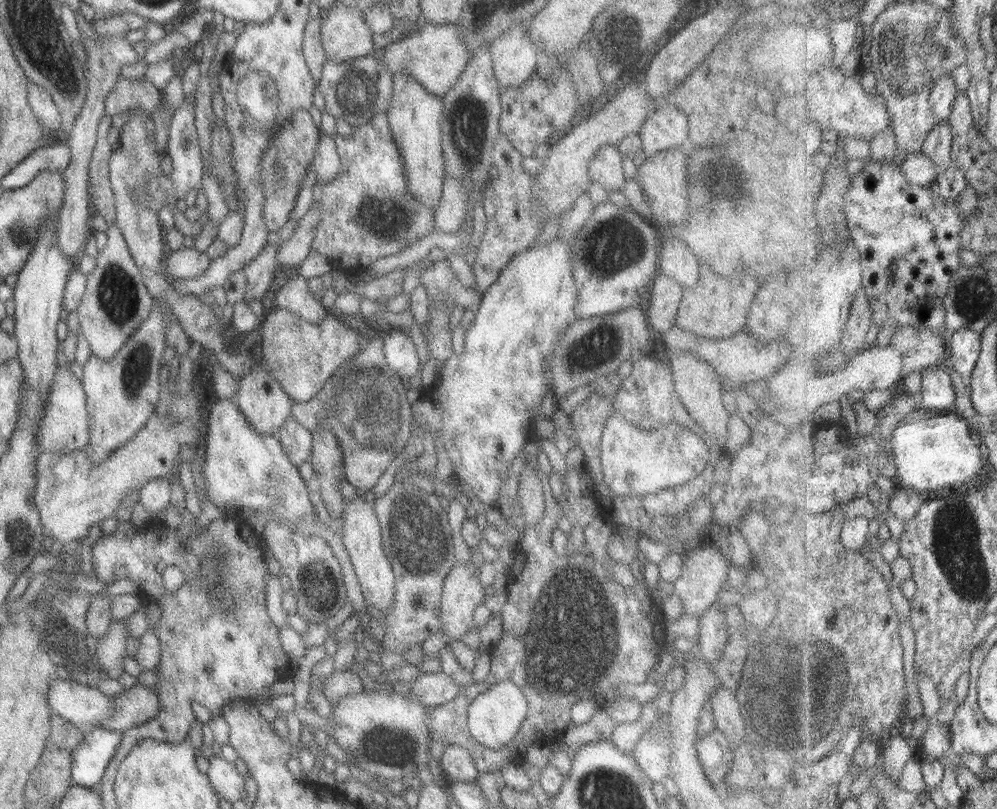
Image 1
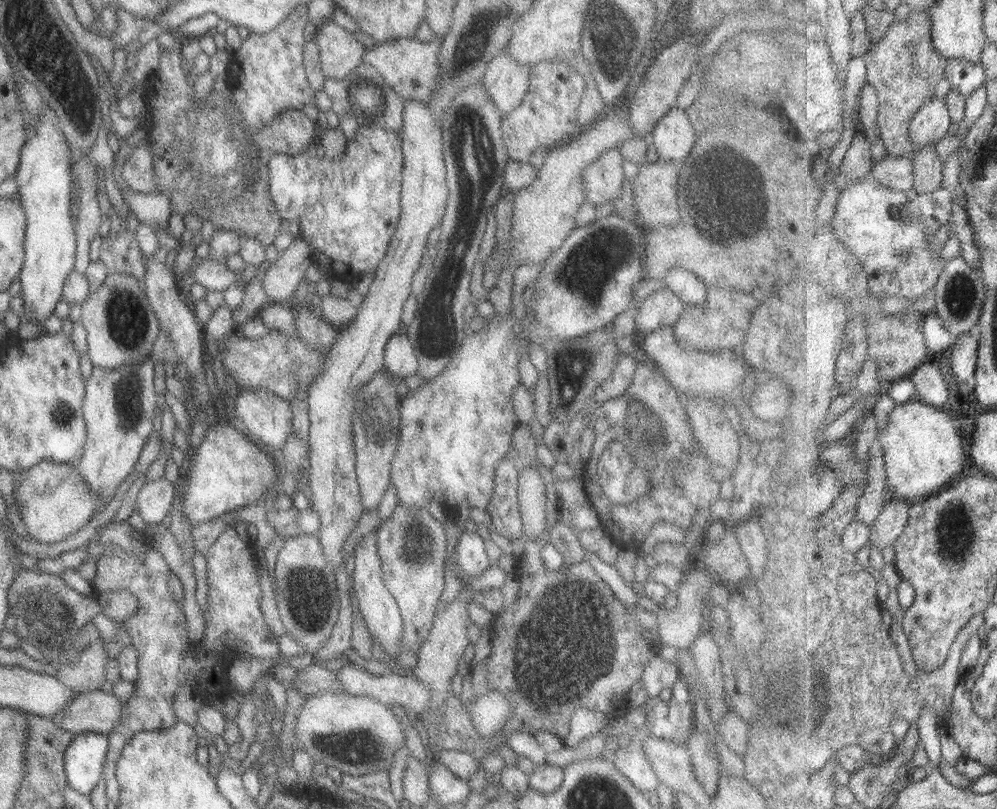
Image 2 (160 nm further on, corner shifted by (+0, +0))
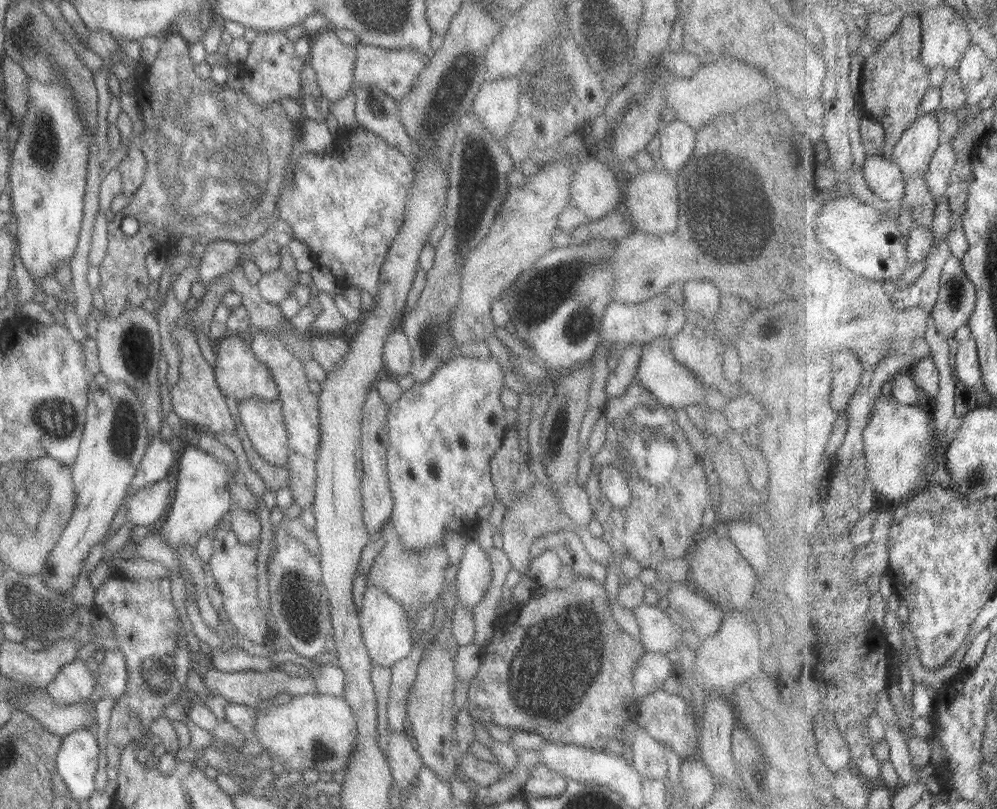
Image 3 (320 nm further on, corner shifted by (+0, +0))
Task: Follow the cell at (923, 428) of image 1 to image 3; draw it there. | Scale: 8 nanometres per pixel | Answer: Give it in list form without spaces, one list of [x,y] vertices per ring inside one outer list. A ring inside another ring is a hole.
[[[881,395],[875,404],[864,434],[867,470],[879,497],[897,504],[923,492],[929,486],[935,464],[936,425],[932,411],[929,413],[925,405],[906,405],[891,395]]]

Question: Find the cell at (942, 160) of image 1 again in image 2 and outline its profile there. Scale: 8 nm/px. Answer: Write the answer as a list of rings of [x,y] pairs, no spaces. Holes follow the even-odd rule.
[[[931,143],[916,153],[913,160],[915,170],[914,189],[918,196],[927,195],[941,189],[943,182],[943,161],[937,153],[937,143]]]

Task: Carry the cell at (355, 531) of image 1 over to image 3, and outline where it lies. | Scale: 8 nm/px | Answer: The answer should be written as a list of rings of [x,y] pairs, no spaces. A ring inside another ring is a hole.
[[[366,580],[362,602],[358,608],[359,630],[362,644],[370,662],[381,668],[389,668],[407,657],[411,650],[411,624],[402,606]]]

